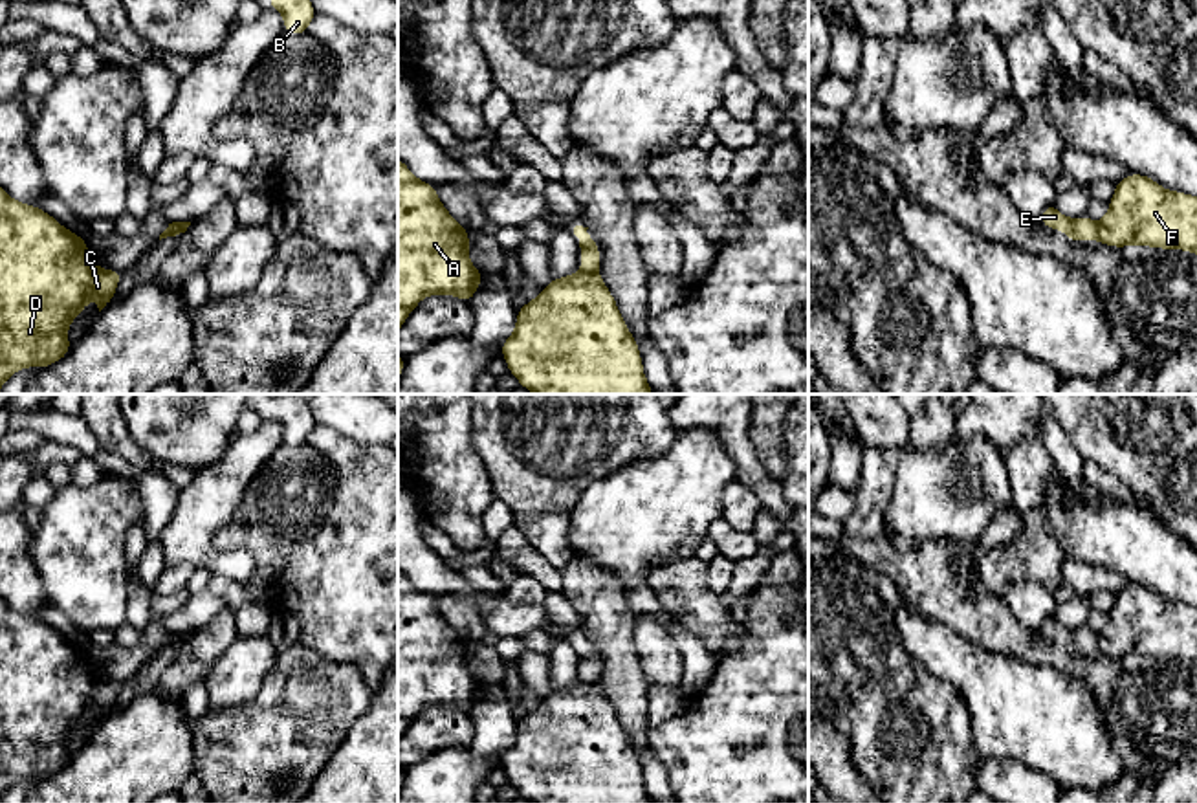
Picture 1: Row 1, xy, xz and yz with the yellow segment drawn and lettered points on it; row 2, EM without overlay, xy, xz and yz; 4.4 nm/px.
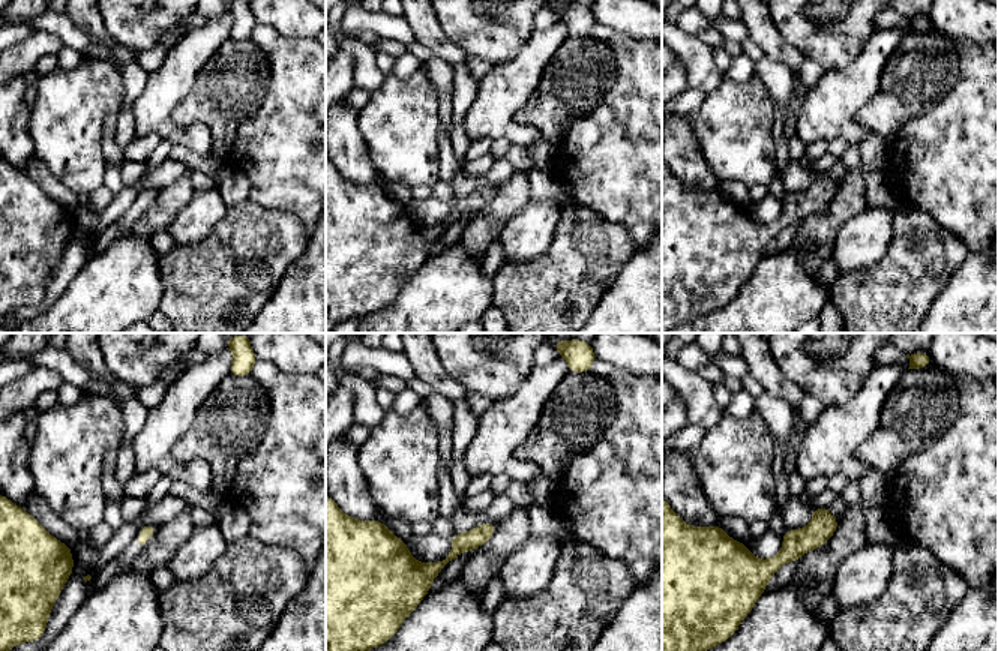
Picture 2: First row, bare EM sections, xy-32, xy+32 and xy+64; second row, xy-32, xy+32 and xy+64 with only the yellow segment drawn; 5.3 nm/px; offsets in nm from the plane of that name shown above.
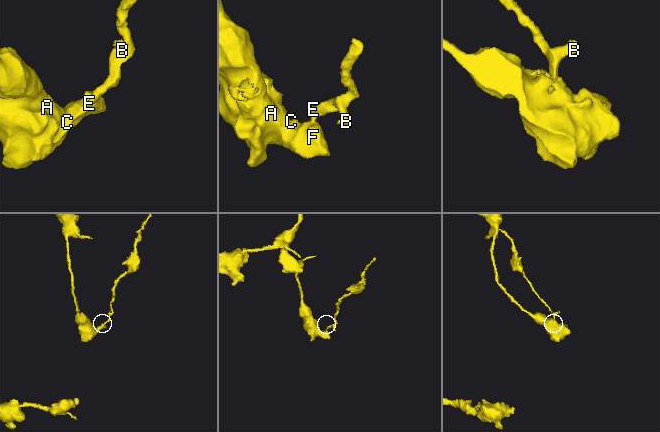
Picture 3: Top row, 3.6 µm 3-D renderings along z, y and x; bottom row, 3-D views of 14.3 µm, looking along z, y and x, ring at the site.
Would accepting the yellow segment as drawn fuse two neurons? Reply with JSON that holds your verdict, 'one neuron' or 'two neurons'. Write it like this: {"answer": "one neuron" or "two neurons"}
{"answer": "two neurons"}

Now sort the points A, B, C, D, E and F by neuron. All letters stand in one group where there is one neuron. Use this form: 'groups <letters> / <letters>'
groups A C D F / B E

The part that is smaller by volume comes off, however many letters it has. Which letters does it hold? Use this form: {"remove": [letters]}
{"remove": ["B", "E"]}

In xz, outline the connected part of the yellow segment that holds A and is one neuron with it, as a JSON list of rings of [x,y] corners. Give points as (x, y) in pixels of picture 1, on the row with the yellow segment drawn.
[[[398,158],[398,334],[427,295],[455,295],[471,304],[482,273],[471,264],[469,233],[442,205],[436,187],[418,180]]]

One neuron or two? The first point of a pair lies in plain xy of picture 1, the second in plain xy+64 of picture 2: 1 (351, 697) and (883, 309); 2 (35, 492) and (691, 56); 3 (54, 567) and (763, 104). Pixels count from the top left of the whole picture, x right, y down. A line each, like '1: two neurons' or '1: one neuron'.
1: one neuron
2: one neuron
3: one neuron

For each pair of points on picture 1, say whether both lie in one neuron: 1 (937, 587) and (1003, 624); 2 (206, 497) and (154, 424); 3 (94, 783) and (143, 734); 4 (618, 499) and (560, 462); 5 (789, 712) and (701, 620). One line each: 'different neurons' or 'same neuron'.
1: same neuron
2: different neurons
3: same neuron
4: different neurons
5: different neurons

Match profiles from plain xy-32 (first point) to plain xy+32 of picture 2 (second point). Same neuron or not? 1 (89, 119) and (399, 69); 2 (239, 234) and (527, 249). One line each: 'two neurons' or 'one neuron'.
1: two neurons
2: two neurons

